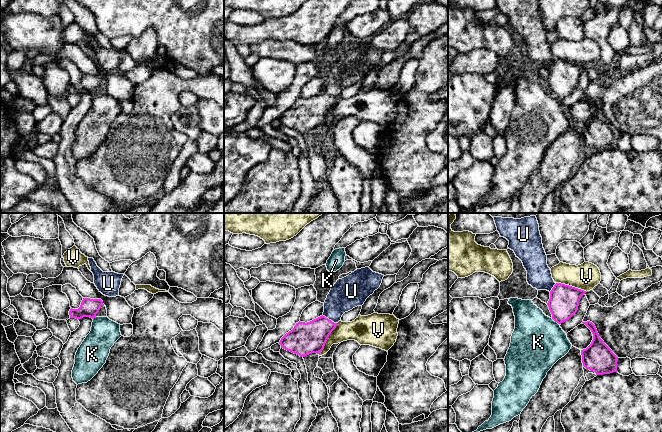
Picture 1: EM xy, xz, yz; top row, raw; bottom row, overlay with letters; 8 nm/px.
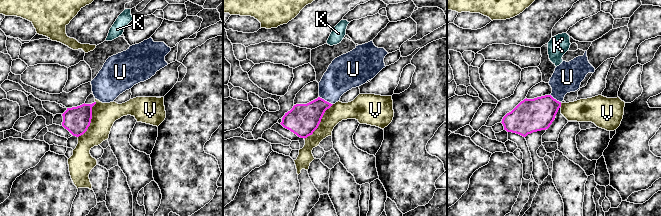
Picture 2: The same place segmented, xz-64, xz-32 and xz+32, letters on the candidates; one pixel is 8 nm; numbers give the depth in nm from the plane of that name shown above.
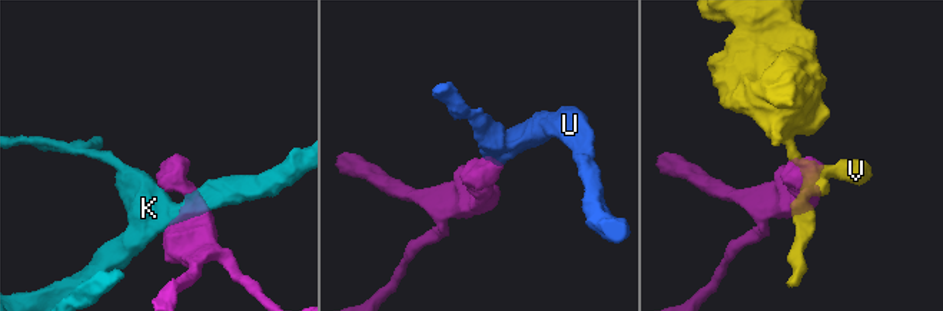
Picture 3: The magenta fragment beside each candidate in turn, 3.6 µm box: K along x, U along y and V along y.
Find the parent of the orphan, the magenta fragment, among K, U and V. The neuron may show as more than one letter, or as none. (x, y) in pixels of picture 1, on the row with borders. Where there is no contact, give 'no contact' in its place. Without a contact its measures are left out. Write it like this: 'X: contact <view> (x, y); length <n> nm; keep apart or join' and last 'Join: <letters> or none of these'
K: contact yz (555, 321); length 80 nm; keep apart
U: contact xz (328, 319); length 140 nm; join
V: contact xz (327, 338); length 300 nm; keep apart
Join: U

